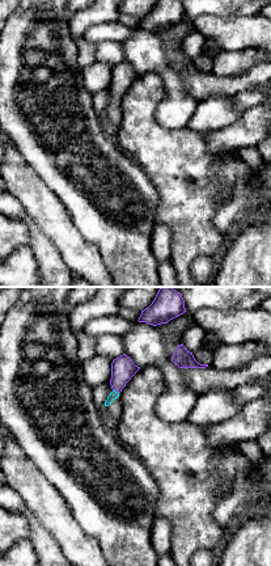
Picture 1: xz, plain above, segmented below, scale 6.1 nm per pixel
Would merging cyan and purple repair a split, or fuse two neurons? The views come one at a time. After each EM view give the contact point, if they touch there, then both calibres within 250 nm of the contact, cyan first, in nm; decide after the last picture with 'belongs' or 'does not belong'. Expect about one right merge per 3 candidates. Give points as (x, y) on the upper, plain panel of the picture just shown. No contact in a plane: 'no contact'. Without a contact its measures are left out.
contact (114, 97); calibres 50 and 140 nm

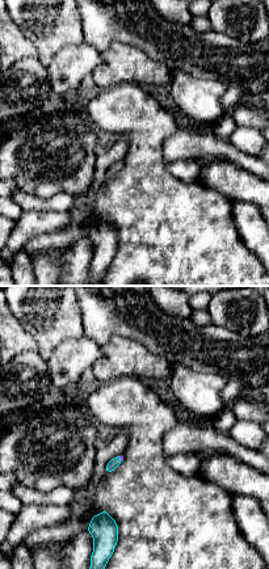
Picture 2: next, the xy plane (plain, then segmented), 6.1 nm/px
contact (120, 165); calibres 60 and 20 nm

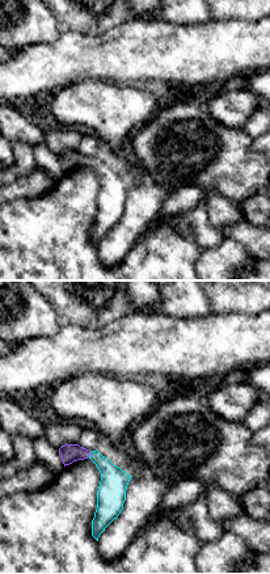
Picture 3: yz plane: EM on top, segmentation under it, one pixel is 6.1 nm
contact (89, 161); calibres 170 and 110 nm

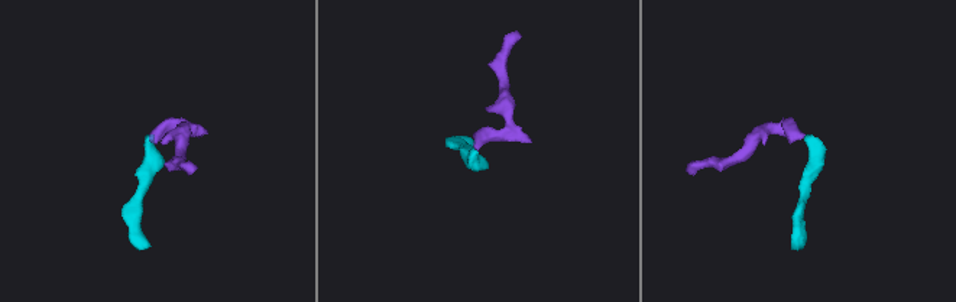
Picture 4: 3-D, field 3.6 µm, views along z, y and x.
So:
belongs

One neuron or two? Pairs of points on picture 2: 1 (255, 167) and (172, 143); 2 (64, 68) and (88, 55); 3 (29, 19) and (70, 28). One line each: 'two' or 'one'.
1: one
2: one
3: one

